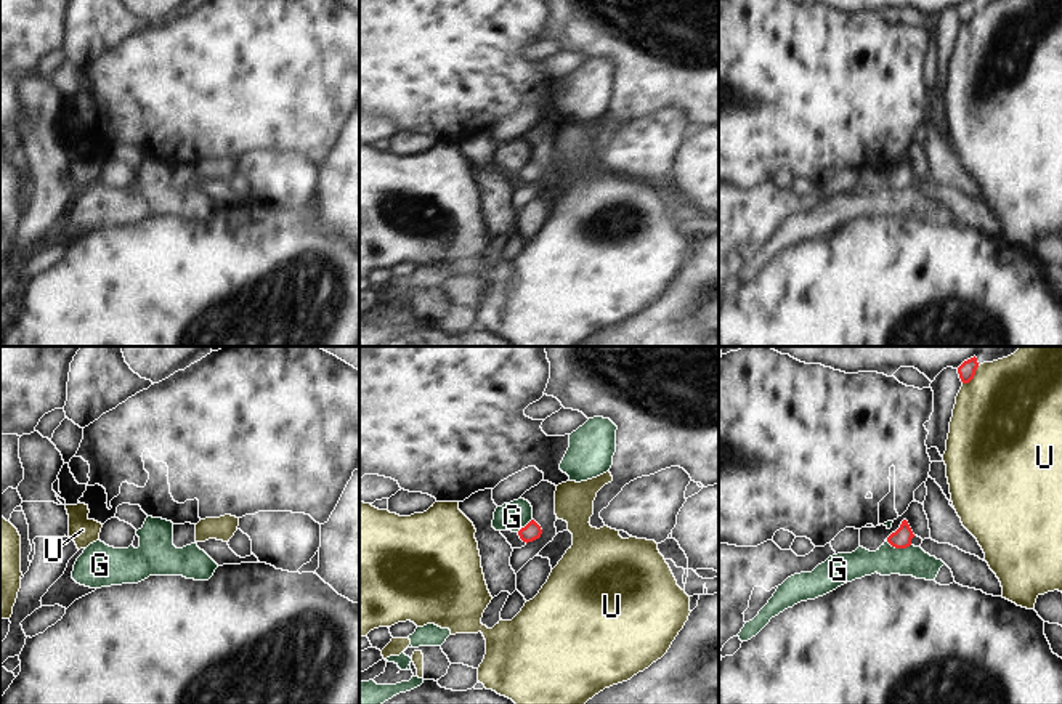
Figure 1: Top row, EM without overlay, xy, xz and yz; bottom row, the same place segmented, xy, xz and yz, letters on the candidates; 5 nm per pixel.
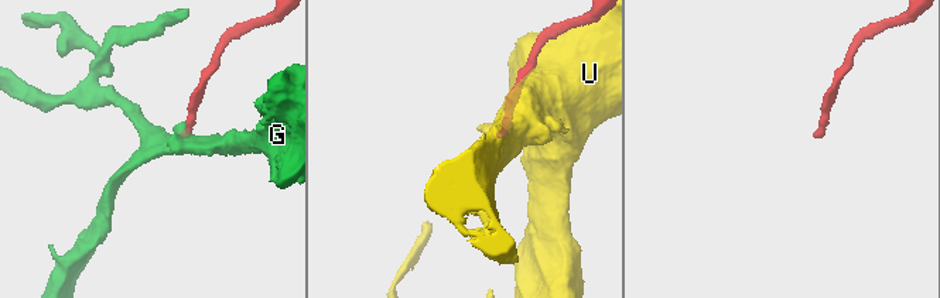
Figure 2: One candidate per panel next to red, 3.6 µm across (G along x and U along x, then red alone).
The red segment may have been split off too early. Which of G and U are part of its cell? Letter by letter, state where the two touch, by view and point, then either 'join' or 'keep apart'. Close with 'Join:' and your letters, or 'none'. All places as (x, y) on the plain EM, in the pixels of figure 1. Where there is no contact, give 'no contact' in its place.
G: meets red in yz at (899, 188); keep apart
U: meets red in yz at (972, 18); keep apart
Join: none

